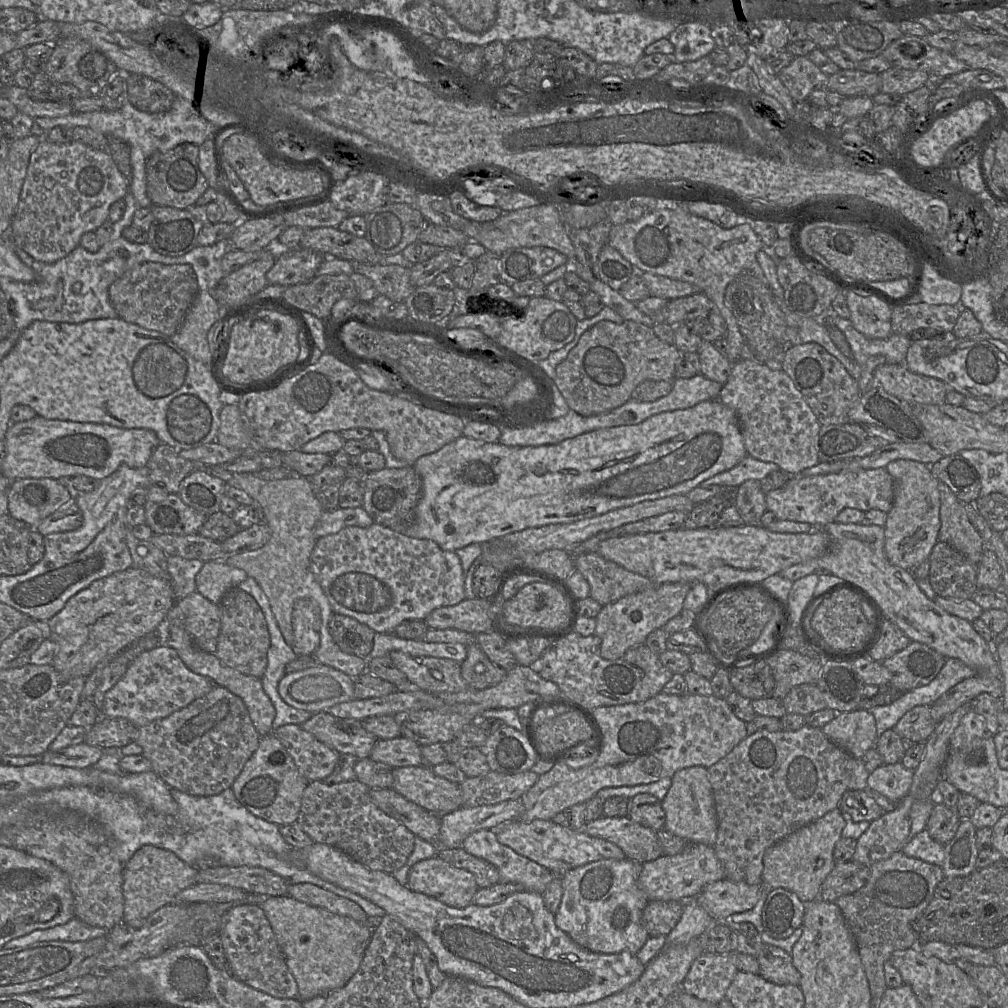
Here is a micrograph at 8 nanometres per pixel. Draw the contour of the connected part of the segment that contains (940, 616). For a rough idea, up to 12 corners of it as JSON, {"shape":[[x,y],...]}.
{"shape":[[833,521],[821,556],[860,587],[911,641],[1000,677],[995,649],[892,564],[883,526]]}

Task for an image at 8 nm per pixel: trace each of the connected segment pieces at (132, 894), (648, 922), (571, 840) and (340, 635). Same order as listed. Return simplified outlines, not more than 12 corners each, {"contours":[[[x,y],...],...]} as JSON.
{"contours":[[[142,846],[123,865],[123,921],[140,928],[194,885],[169,850]],[[650,901],[641,922],[649,937],[678,923],[681,901]],[[514,820],[497,840],[554,875],[625,853],[552,820]],[[334,612],[329,632],[343,652],[370,654],[376,633]]]}

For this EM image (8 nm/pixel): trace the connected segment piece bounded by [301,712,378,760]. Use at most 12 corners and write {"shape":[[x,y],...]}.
{"shape":[[326,712],[301,727],[339,754],[369,757],[361,721]]}

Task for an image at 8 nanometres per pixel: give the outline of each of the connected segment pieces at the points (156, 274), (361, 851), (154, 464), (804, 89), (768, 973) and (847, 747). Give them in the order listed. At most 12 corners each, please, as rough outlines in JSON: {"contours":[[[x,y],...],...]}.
{"contours":[[[145,262],[115,280],[118,317],[171,337],[198,291],[191,265]],[[356,778],[308,782],[296,822],[369,869],[405,865],[415,835]],[[164,443],[146,466],[152,485],[178,493],[197,468]],[[807,56],[778,74],[795,102],[827,89],[829,76]],[[755,941],[759,975],[777,985],[799,986],[790,954]],[[866,709],[836,713],[821,730],[855,759],[878,739]]]}

